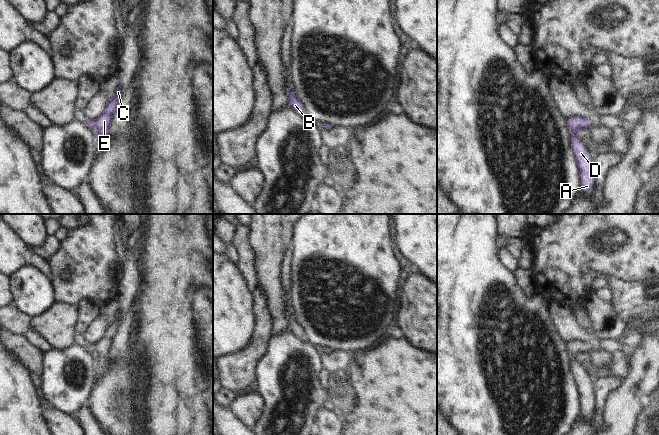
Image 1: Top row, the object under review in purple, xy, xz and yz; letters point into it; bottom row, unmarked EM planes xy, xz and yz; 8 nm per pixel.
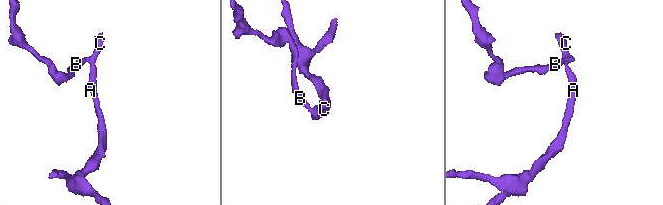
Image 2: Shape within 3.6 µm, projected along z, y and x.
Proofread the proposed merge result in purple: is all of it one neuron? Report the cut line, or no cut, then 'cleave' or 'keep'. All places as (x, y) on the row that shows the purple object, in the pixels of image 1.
no cut | keep

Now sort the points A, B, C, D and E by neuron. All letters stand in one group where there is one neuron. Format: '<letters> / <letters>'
A B C D E

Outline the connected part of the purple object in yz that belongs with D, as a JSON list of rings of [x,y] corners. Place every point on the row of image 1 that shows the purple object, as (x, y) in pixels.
[[[572,116],[566,120],[567,129],[572,134],[571,147],[577,161],[579,169],[579,178],[581,180],[581,189],[584,192],[590,192],[595,182],[595,170],[593,159],[578,141],[576,133],[590,127],[590,121],[584,117]]]

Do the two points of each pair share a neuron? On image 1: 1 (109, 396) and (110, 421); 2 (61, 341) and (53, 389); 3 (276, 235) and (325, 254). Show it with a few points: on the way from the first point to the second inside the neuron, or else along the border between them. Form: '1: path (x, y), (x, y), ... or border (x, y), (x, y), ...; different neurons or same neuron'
1: path (110, 402), (110, 415); same neuron
2: border (74, 344), (63, 350), (52, 349); different neurons
3: border (295, 224), (291, 245); different neurons

